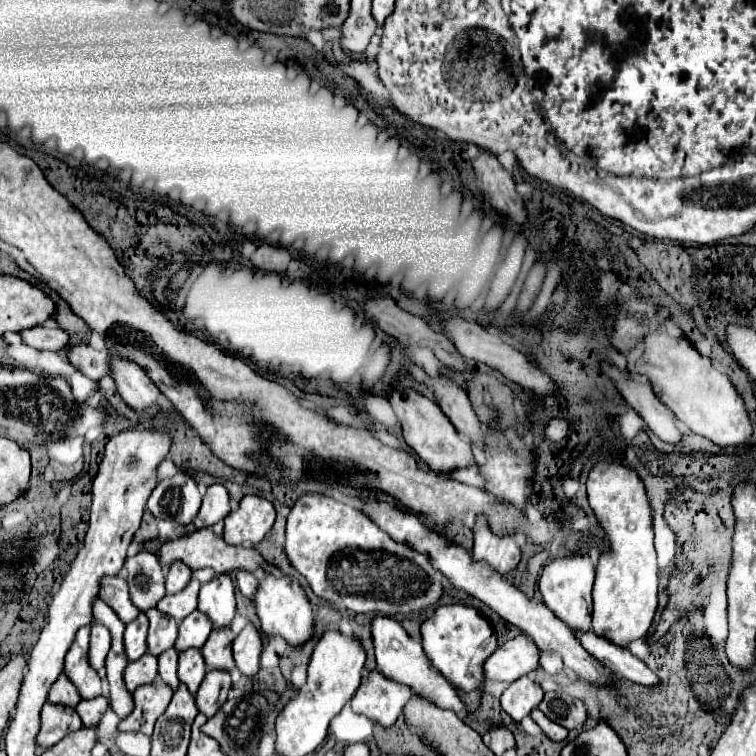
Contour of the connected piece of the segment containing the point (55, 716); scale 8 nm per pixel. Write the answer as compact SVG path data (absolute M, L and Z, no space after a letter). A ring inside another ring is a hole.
M46 702L42 708L42 728L38 734L38 746L52 748L66 734L76 732L80 728L82 728L82 722L74 708Z

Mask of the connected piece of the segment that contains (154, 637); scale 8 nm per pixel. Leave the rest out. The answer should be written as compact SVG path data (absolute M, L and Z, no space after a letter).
M146 610L146 616L150 620L150 630L148 630L148 652L158 656L164 650L172 648L176 642L178 634L178 624L174 618L154 610Z

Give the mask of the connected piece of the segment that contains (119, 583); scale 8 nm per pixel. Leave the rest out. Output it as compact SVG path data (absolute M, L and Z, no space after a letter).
M102 578L102 586L100 586L100 594L98 594L116 614L118 618L128 624L132 622L140 610L130 602L128 596L128 584L124 578Z

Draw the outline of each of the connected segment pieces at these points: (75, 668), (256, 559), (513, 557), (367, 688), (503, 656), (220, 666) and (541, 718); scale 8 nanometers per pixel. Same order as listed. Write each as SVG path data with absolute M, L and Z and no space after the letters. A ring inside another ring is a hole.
M82 626L82 630L78 630L78 634L66 654L66 664L64 664L66 676L78 688L82 698L94 698L100 694L100 678L98 678L96 670L86 662L88 634L90 634L90 626Z
M202 528L202 530L194 530L174 542L166 542L160 546L158 550L158 558L166 564L172 564L174 560L182 560L186 566L190 566L192 570L198 570L198 568L214 568L216 574L220 572L238 572L238 570L246 570L246 572L254 572L258 568L266 568L268 572L276 572L276 566L268 564L264 560L264 556L256 550L256 548L244 548L244 546L228 546L222 538L214 536L210 528Z
M478 516L474 524L474 562L486 562L494 572L502 576L516 570L520 562L520 548L516 536L496 536L490 532L486 518Z
M370 670L366 682L352 696L350 706L354 712L368 716L382 726L392 726L410 698L412 690L408 686L388 680L380 670Z
M520 634L496 648L496 652L484 662L484 676L488 680L514 682L534 672L538 664L540 652L534 646L534 640L530 640L526 634Z
M226 626L226 630L212 630L206 644L202 646L202 656L206 660L206 666L214 670L234 670L234 658L230 654L230 642L234 640L232 626Z
M538 708L536 710L532 710L532 714L530 714L532 718L534 718L534 722L544 730L544 734L550 738L550 740L554 740L554 742L562 742L562 740L566 740L566 736L568 736L568 730L566 728L562 728L560 724L556 724L556 722L552 722L552 720L548 720Z

